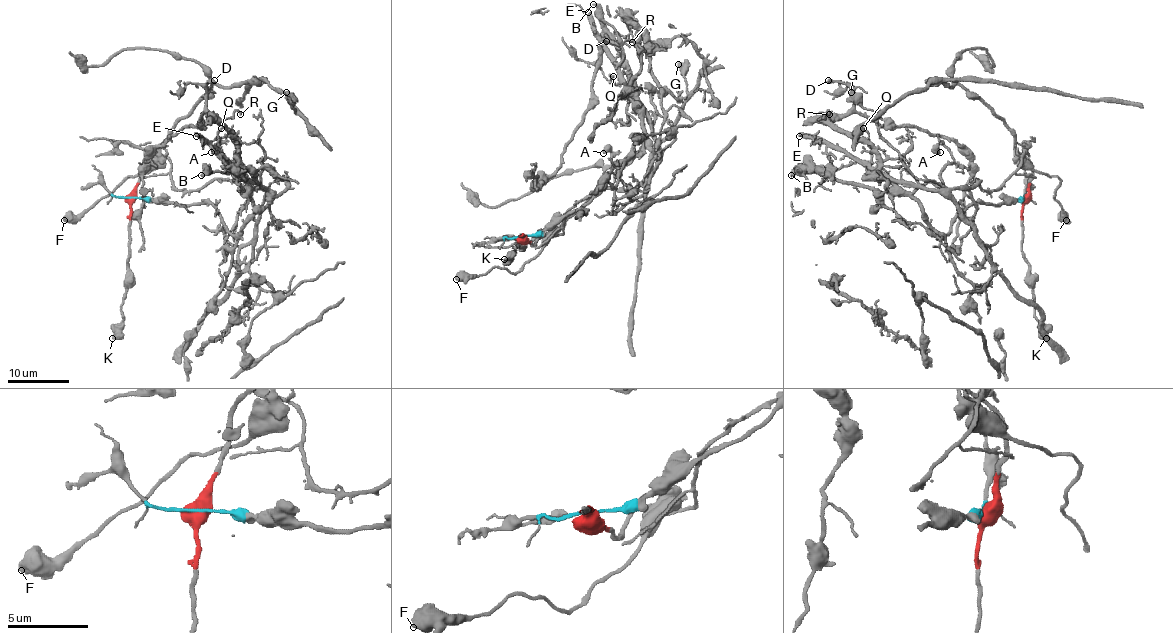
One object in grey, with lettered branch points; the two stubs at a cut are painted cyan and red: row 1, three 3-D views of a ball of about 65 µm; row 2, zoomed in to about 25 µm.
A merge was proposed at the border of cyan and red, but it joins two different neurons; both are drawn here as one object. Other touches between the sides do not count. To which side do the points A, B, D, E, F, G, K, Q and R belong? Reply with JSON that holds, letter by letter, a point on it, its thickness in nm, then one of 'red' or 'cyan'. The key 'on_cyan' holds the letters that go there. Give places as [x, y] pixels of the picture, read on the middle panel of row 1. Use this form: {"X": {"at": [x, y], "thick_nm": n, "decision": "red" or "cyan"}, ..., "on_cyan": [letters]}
{"A": {"at": [603, 153], "thick_nm": 500, "decision": "cyan"}, "B": {"at": [593, 4], "thick_nm": 320, "decision": "cyan"}, "D": {"at": [606, 41], "thick_nm": 320, "decision": "cyan"}, "E": {"at": [588, 12], "thick_nm": 480, "decision": "cyan"}, "F": {"at": [456, 279], "thick_nm": 650, "decision": "red"}, "G": {"at": [678, 64], "thick_nm": 500, "decision": "red"}, "K": {"at": [504, 259], "thick_nm": 440, "decision": "red"}, "Q": {"at": [613, 76], "thick_nm": 120, "decision": "cyan"}, "R": {"at": [632, 42], "thick_nm": 150, "decision": "cyan"}, "on_cyan": ["A", "B", "D", "E", "Q", "R"]}

